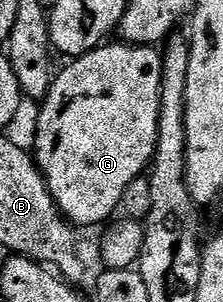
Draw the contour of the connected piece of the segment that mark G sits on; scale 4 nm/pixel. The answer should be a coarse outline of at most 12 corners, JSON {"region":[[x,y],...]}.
{"region":[[104,42],[52,78],[35,163],[106,224],[157,145],[162,54]]}

